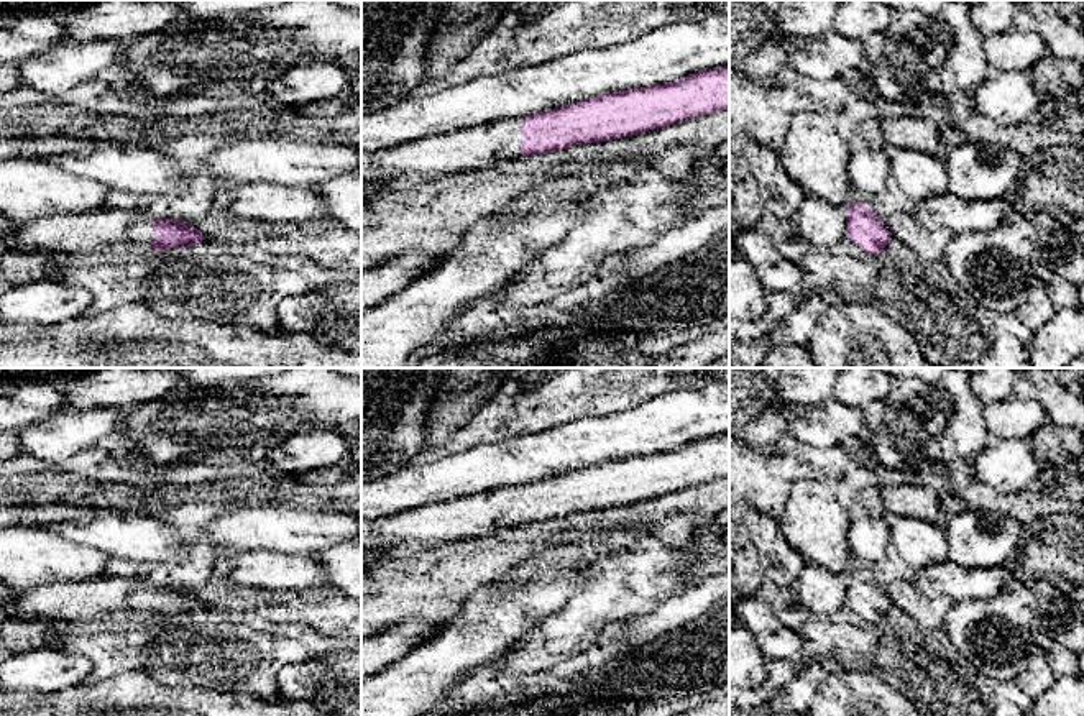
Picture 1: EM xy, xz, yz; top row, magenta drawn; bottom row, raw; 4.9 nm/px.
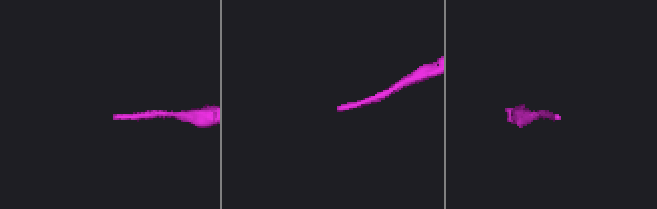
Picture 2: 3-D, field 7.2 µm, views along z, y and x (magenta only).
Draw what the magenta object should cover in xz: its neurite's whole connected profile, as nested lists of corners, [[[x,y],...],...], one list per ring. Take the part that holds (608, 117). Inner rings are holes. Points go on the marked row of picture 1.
[[[729,66],[705,69],[678,82],[608,92],[573,102],[560,108],[542,110],[526,117],[503,117],[498,122],[458,128],[407,141],[396,148],[361,151],[361,186],[381,182],[384,190],[407,189],[442,174],[473,172],[508,159],[562,151],[575,145],[613,141],[621,136],[642,135],[673,123],[729,108]]]

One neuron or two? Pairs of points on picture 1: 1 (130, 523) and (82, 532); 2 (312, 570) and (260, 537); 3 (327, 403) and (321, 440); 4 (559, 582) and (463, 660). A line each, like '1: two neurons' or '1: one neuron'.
1: one neuron
2: two neurons
3: two neurons
4: one neuron

